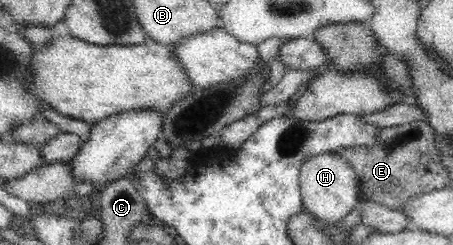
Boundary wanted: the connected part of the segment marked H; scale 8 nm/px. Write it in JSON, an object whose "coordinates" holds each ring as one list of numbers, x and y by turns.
{"coordinates":[[331,152,315,155,305,161,300,169,298,184,304,210,317,218,322,225,332,225,345,219,356,209,360,199,357,176,351,164]]}

